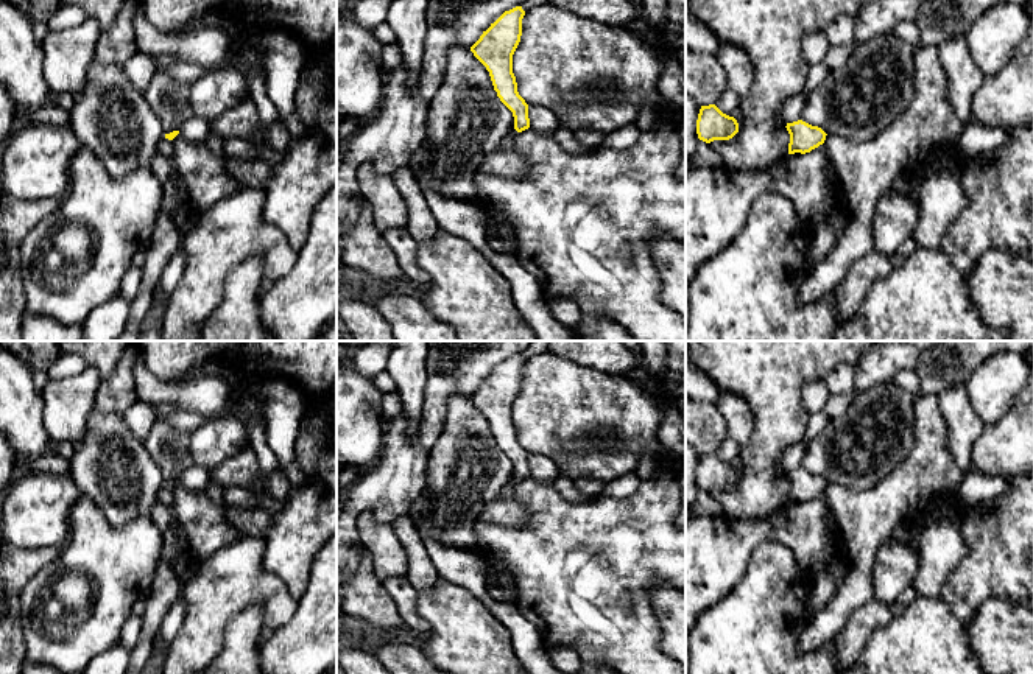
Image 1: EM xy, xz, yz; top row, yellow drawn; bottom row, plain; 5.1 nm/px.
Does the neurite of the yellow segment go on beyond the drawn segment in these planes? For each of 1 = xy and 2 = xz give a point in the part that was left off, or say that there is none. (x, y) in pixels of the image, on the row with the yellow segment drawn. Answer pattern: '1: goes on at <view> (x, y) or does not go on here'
1: does not go on here
2: does not go on here

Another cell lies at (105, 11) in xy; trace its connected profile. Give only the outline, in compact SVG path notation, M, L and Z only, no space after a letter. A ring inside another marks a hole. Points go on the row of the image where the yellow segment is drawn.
M61 0L64 5L79 6L87 17L98 22L100 31L108 31L126 0Z

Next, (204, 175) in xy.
M181 134L170 143L175 170L184 182L190 209L195 213L209 210L217 201L240 188L227 173L226 162L206 143L189 142Z

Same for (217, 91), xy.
M223 62L189 84L193 117L212 121L232 109L248 93L248 84L242 72Z

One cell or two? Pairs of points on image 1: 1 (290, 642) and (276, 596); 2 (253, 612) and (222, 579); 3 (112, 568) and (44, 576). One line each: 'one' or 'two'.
1: two
2: two
3: one

